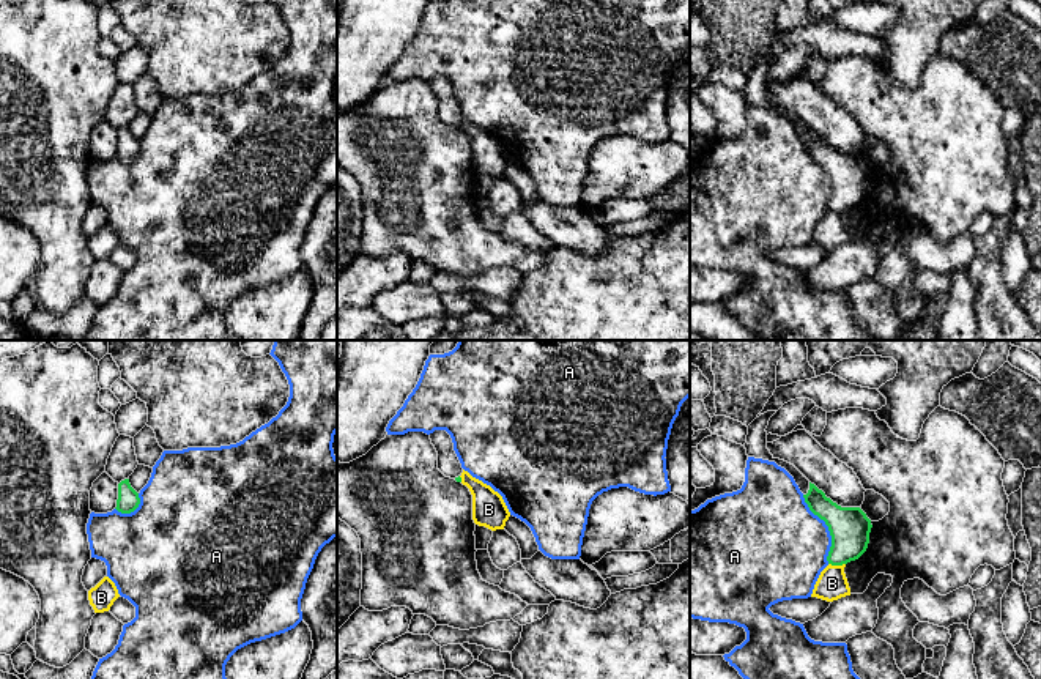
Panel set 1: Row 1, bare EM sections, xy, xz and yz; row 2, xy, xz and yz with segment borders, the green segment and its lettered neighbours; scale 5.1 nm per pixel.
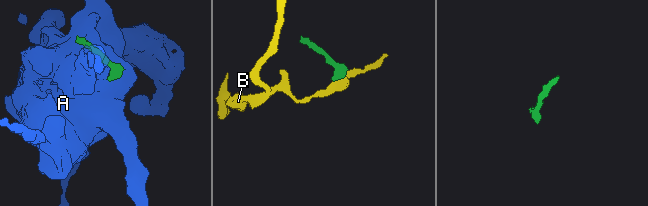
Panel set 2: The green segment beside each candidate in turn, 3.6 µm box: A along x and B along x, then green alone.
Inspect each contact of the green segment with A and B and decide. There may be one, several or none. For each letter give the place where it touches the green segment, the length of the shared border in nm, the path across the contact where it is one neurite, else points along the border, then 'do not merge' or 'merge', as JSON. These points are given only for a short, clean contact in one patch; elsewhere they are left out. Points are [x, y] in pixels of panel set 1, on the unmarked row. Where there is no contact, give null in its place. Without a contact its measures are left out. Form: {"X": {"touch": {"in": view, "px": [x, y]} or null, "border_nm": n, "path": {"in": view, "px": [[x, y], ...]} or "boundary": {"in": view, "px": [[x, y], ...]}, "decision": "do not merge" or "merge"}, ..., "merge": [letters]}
{"A": {"touch": {"in": "yz", "px": [829, 175]}, "border_nm": 380, "decision": "do not merge"}, "B": {"touch": {"in": "yz", "px": [837, 211]}, "border_nm": 90, "boundary": {"in": "yz", "px": [[829, 210], [844, 211]]}, "decision": "do not merge"}, "merge": []}

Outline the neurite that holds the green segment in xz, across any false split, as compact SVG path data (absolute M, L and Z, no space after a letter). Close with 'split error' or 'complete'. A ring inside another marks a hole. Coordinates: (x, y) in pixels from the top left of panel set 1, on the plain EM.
M435 77L430 80L432 91L438 99L438 117L450 126L461 129L461 110L454 98L454 90L446 77Z; split error

